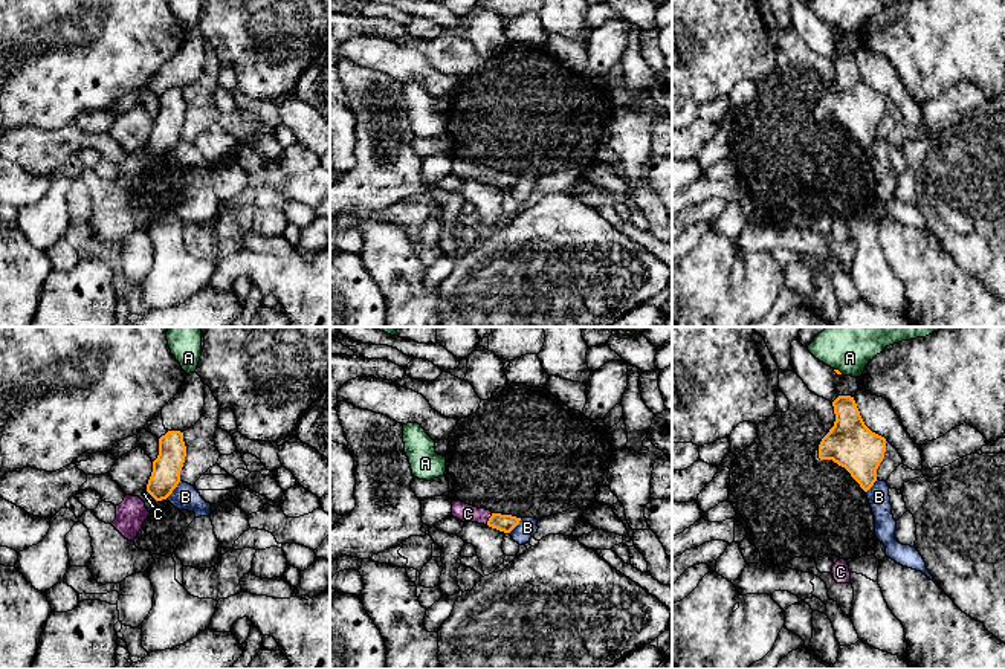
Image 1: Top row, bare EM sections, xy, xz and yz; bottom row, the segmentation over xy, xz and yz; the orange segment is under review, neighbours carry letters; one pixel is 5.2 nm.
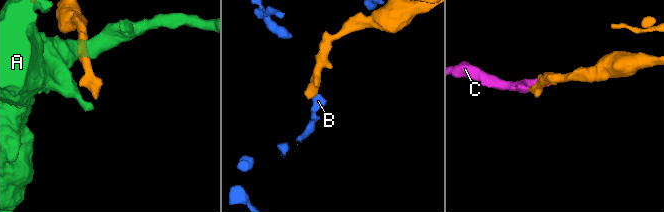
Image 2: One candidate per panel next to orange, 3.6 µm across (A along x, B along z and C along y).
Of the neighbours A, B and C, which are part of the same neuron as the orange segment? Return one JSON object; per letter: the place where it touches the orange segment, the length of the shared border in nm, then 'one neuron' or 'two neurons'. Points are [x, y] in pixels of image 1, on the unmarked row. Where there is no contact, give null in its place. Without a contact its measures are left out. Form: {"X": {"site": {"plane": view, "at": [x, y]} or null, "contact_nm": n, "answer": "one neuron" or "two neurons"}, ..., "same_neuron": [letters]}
{"A": {"site": {"plane": "yz", "at": [837, 28]}, "contact_nm": 50, "answer": "two neurons"}, "B": {"site": {"plane": "xy", "at": [173, 147]}, "contact_nm": 130, "answer": "two neurons"}, "C": {"site": {"plane": "xz", "at": [489, 177]}, "contact_nm": 70, "answer": "one neuron"}, "same_neuron": ["C"]}

